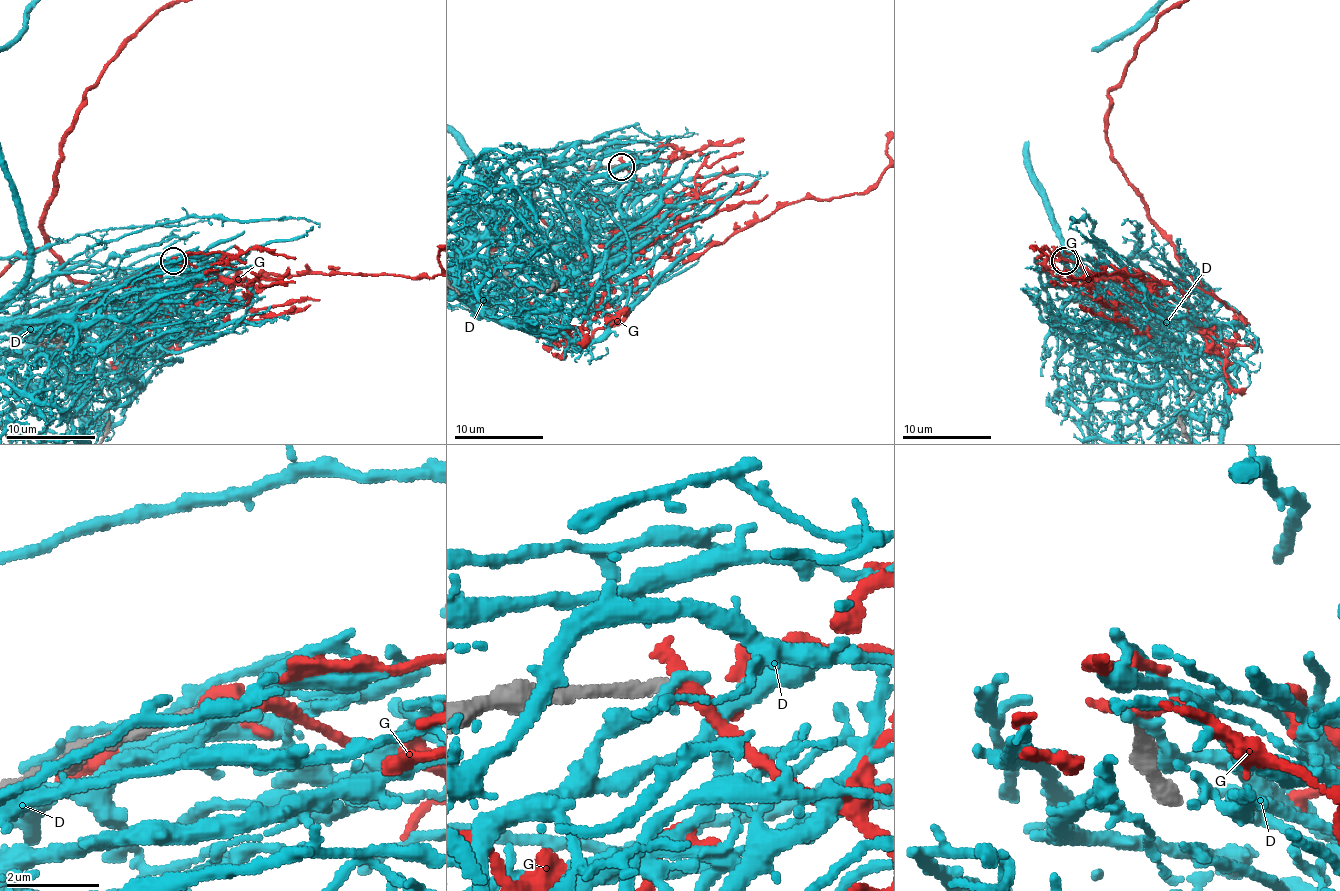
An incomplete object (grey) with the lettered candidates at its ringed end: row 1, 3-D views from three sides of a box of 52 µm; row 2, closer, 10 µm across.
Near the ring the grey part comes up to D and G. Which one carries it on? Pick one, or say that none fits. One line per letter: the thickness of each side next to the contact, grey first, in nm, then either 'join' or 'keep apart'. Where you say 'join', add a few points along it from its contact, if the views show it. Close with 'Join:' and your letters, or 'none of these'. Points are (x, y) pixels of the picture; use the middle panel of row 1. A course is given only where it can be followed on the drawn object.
D: 240/320 nm | keep apart
G: 240/240 nm | keep apart
Join: none of these

